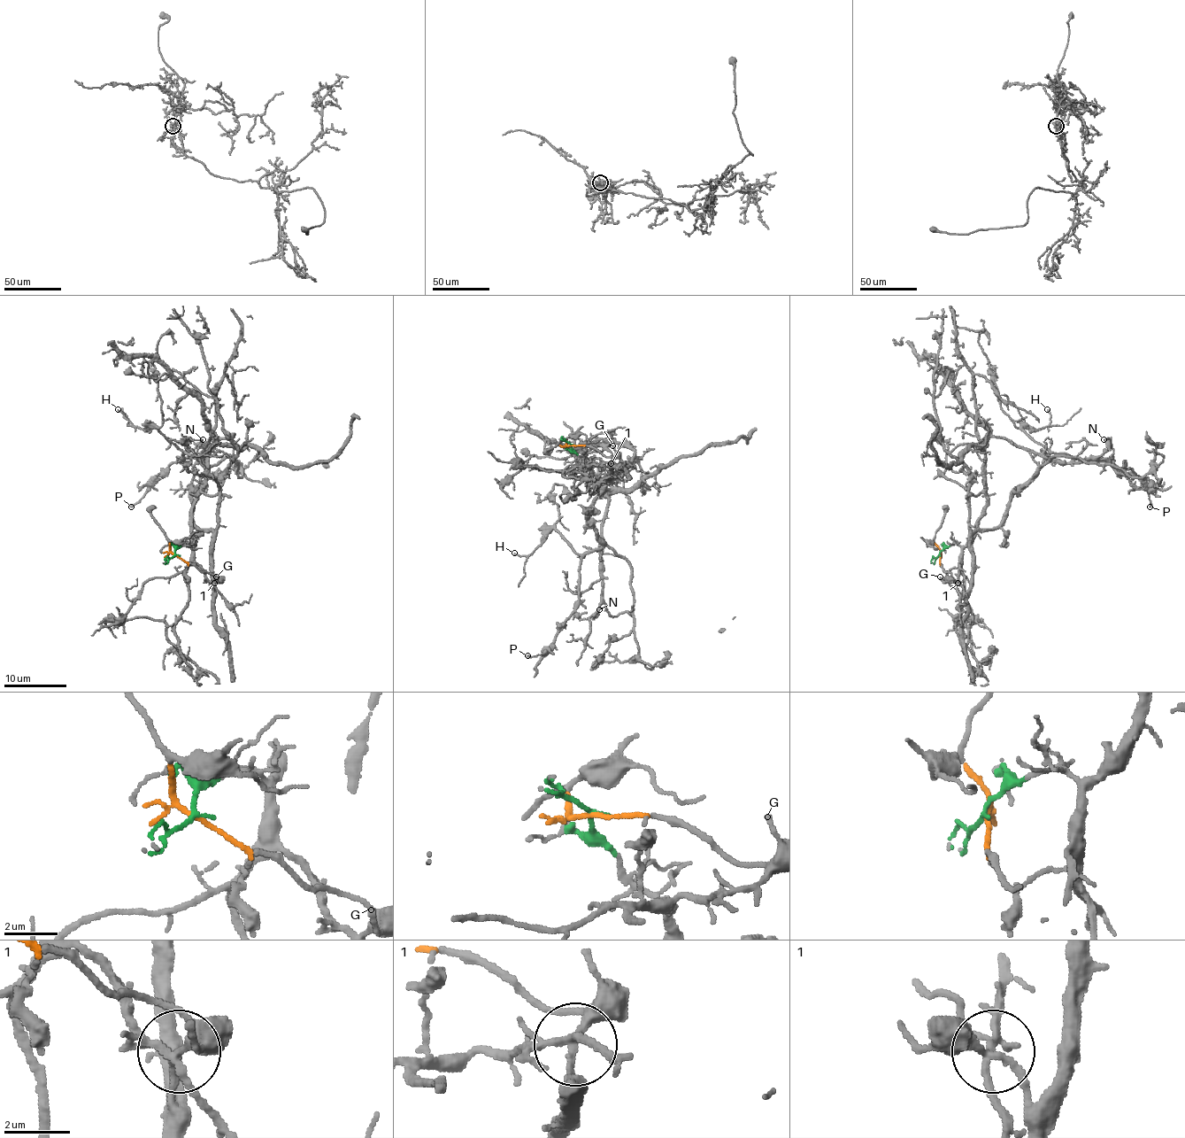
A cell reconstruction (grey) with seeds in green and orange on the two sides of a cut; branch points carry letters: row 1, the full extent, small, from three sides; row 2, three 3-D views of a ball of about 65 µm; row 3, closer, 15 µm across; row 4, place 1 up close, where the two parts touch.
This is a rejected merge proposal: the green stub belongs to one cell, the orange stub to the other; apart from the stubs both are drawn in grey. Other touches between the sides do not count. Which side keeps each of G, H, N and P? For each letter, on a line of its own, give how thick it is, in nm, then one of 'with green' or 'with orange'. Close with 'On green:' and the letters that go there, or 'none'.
G: 140 nm thick; with orange
H: 120 nm thick; with orange
N: 120 nm thick; with green
P: 160 nm thick; with orange
On green: N

